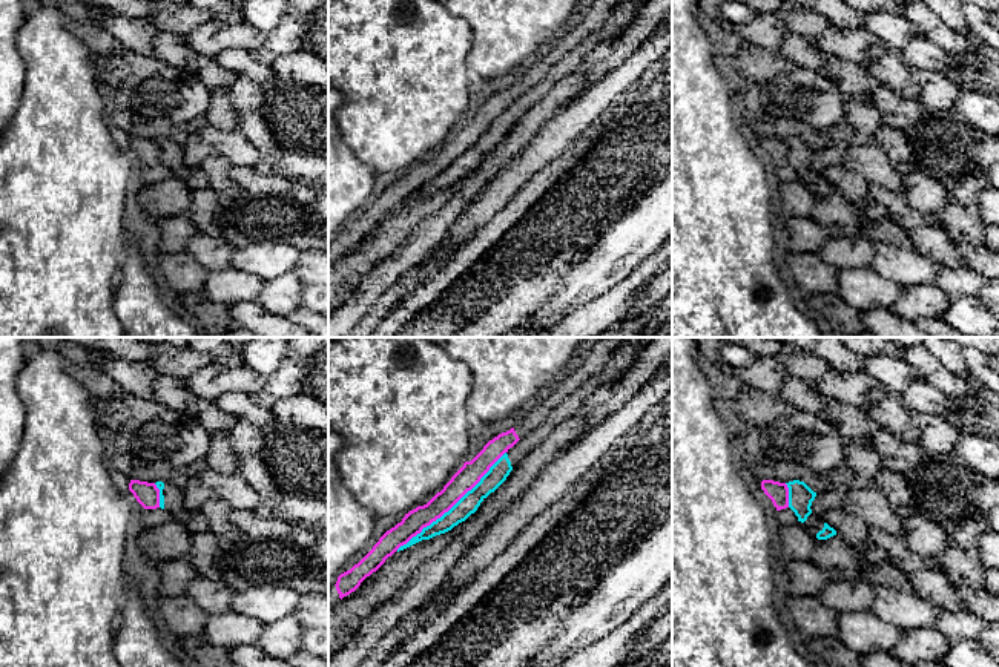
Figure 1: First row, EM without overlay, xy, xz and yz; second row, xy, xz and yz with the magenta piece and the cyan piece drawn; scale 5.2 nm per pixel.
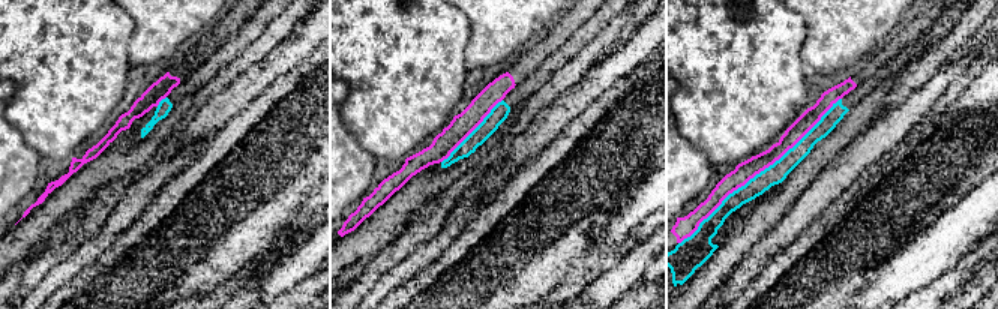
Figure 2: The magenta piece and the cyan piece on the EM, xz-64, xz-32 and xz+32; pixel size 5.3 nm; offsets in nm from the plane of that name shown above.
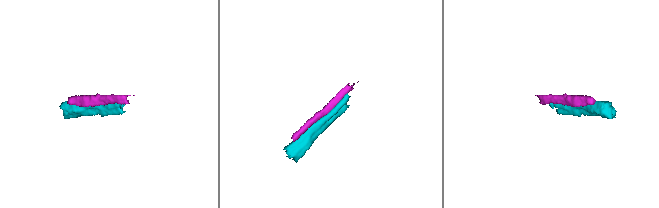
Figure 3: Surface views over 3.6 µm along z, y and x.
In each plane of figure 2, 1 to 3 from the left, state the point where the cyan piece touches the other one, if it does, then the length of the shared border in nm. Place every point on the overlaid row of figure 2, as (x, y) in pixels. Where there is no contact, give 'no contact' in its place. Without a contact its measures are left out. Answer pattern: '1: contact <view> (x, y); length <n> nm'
1: contact xz-64 (161, 99); length 80 nm
2: contact xz-32 (473, 129); length 480 nm
3: contact xz+32 (758, 173); length 1150 nm

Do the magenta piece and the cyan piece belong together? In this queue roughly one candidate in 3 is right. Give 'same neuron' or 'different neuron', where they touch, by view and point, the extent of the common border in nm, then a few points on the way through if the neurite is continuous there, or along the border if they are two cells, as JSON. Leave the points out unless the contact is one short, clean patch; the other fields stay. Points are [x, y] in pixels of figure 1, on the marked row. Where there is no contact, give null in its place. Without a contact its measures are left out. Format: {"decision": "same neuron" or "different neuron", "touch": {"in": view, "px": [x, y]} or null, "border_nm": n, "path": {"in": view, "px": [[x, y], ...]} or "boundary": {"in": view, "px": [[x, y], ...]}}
{"decision": "different neuron", "touch": {"in": "xz", "px": [451, 506]}, "border_nm": 750}

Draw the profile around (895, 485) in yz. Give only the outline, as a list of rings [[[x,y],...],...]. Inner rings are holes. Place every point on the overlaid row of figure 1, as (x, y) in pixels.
[[[882,468],[876,475],[875,486],[885,494],[896,515],[919,514],[905,474]]]

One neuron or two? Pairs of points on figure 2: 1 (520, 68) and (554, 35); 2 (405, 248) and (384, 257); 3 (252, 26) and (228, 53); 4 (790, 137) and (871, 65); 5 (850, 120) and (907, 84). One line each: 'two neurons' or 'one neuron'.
1: one neuron
2: one neuron
3: one neuron
4: one neuron
5: two neurons

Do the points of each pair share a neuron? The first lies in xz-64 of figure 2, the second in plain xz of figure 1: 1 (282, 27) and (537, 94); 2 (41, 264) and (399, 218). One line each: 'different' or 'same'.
1: different
2: different

